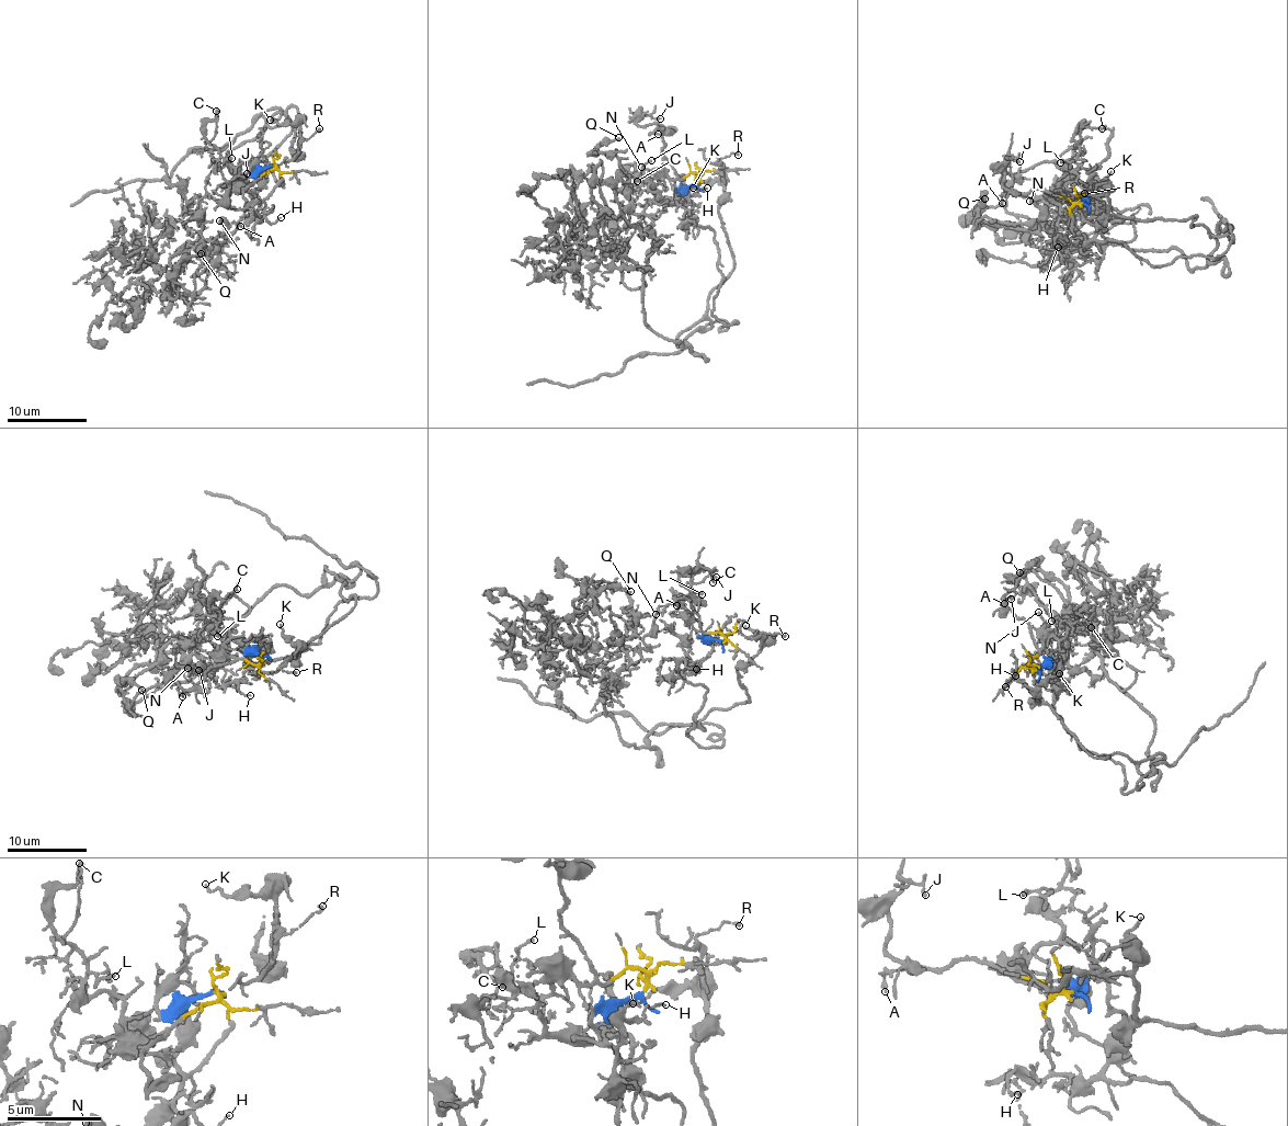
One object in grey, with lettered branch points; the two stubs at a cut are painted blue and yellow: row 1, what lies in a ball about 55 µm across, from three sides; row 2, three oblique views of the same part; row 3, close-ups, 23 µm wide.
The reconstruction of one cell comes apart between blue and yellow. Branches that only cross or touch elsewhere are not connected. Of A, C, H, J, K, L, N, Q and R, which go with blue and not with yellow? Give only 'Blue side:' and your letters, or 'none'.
Blue side: H, K, N, Q, R

